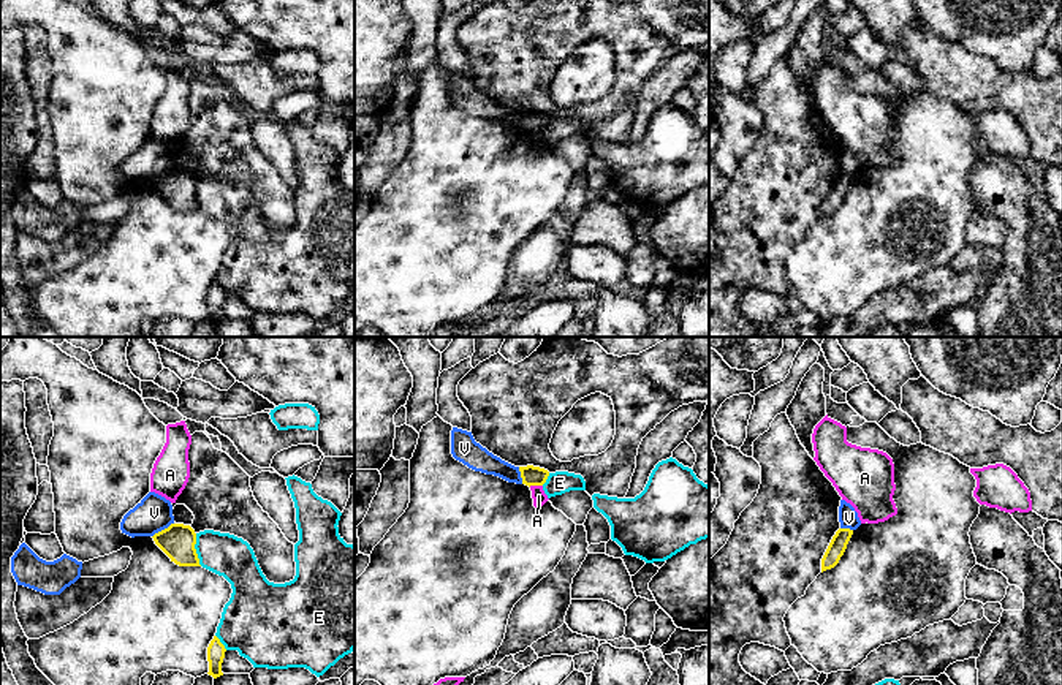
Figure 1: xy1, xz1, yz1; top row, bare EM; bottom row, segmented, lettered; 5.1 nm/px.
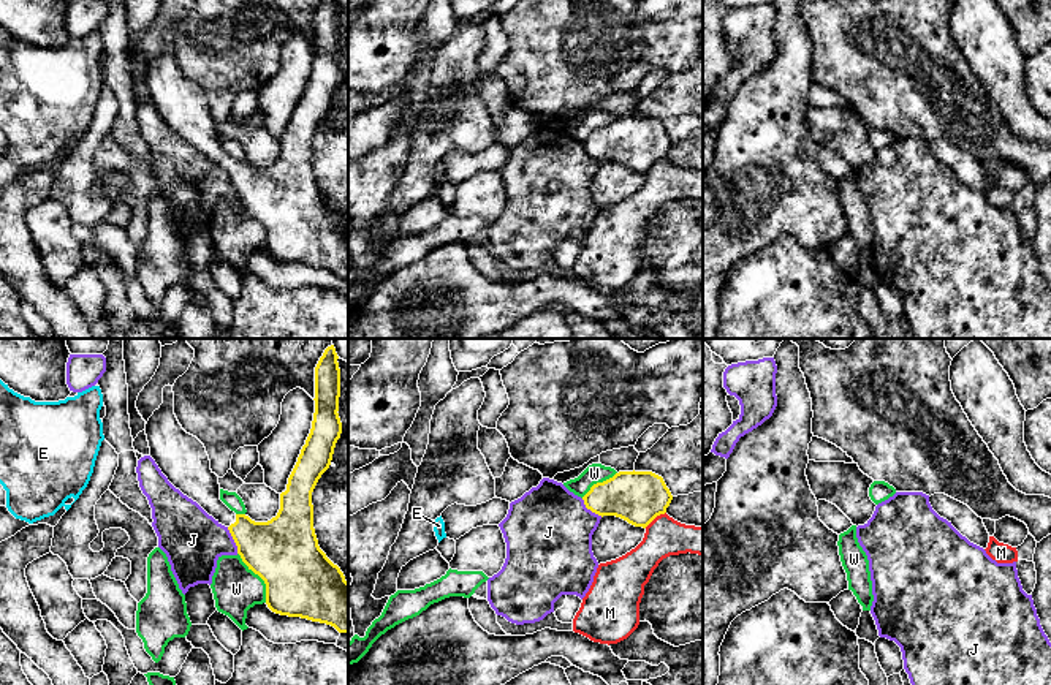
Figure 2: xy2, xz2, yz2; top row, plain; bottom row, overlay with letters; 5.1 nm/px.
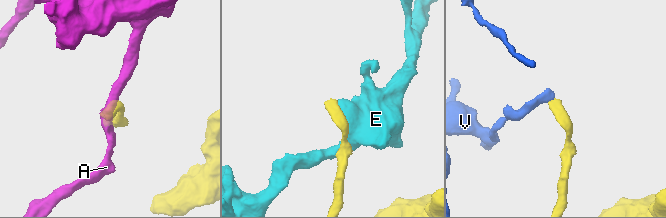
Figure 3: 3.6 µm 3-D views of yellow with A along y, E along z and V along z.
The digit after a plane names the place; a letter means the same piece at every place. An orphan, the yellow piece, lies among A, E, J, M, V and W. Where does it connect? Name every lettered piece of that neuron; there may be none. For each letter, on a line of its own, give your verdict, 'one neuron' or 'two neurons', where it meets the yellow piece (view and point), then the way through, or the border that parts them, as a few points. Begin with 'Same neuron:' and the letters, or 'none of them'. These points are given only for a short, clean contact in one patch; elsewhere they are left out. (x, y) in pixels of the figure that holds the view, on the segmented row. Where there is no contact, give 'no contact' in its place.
Same neuron: none of them
A: two neurons; meets yellow in xz1 at (535, 484); border along xz1 (542, 484), (529, 486)
E: two neurons; meets yellow in xy1 at (195, 549)
J: two neurons; meets yellow in xy2 at (233, 538)
M: two neurons; meets yellow in xz2 at (654, 518); border along xz2 (665, 511), (645, 527)
V: two neurons; meets yellow in xy1 at (162, 530); border along xy1 (173, 522), (152, 537)
W: two neurons; meets yellow in xy2 at (260, 576)

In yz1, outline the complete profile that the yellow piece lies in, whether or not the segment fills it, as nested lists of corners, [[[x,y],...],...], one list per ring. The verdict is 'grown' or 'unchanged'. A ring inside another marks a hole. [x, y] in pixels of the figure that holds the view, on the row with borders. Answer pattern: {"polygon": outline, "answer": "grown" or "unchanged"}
{"polygon": [[[839,528],[836,532],[836,535],[833,536],[833,539],[821,558],[821,573],[834,568],[839,563],[840,557],[844,555],[844,552],[847,549],[847,544],[848,544],[851,535],[853,535],[853,530],[850,530],[850,528]]], "answer": "unchanged"}

